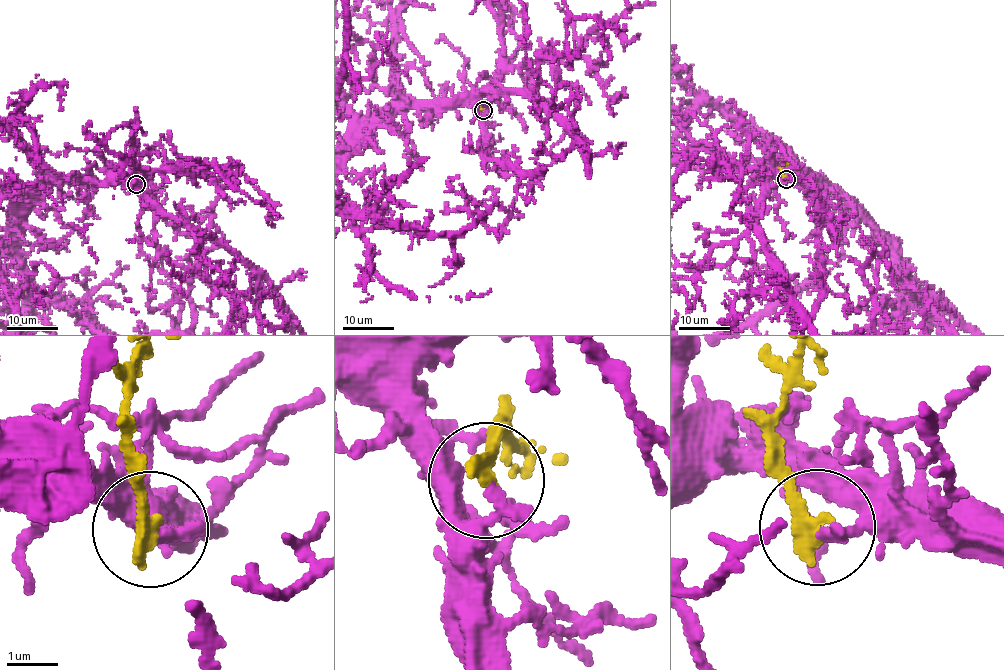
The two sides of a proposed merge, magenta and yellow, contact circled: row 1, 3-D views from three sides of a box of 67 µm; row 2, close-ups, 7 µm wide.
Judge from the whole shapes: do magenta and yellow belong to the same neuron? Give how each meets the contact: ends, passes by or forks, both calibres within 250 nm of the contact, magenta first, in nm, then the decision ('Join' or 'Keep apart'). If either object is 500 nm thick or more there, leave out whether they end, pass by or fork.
At the ring magenta ends. At the ring yellow ends. Thickness 240 nm (magenta) against 320 nm. Keep apart

